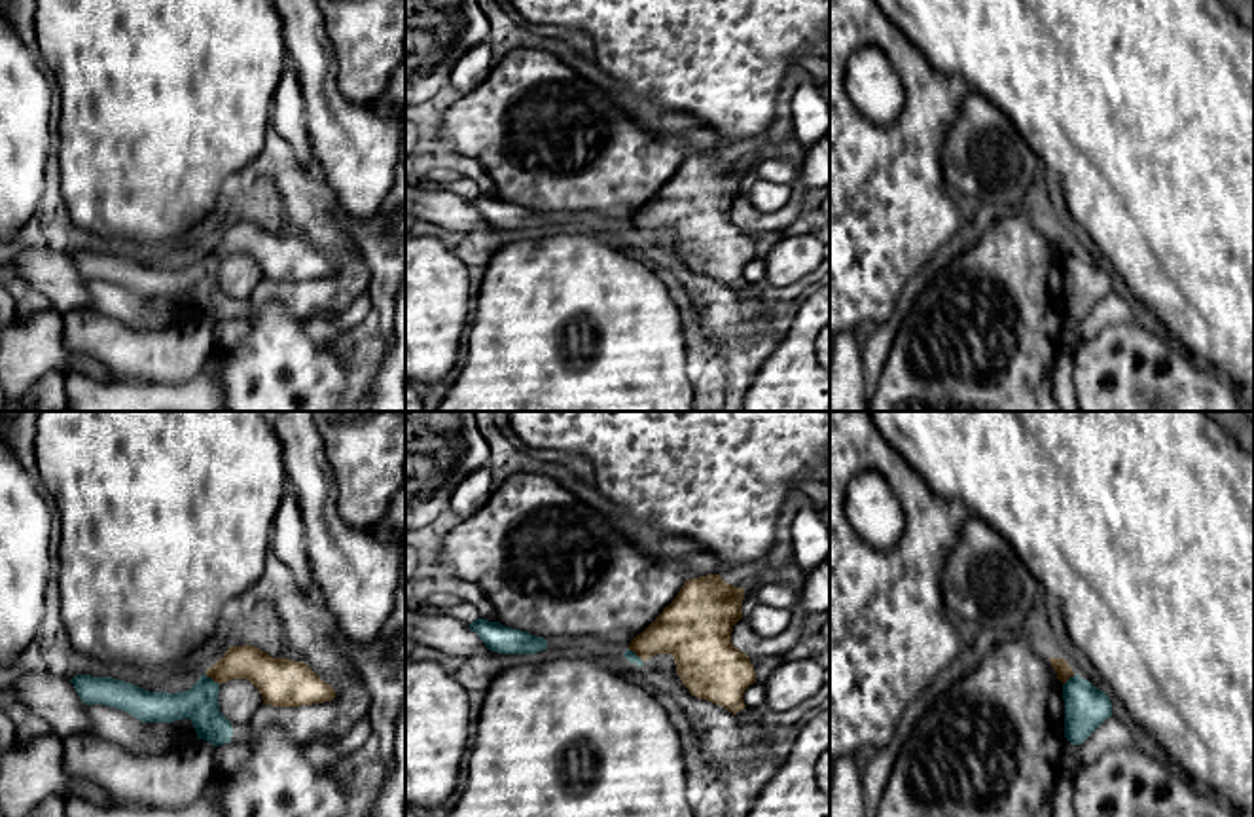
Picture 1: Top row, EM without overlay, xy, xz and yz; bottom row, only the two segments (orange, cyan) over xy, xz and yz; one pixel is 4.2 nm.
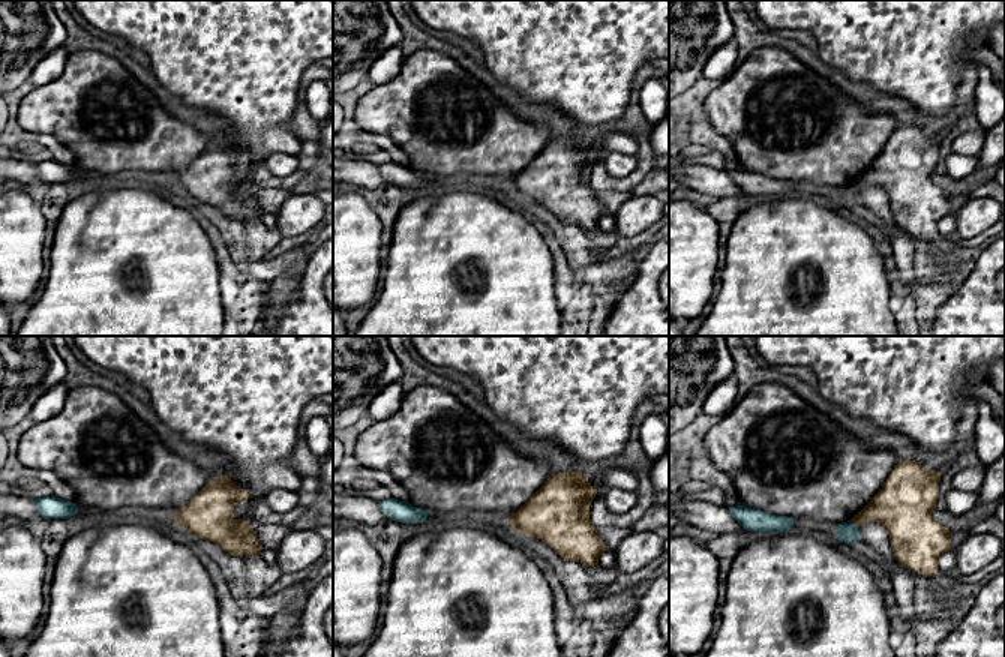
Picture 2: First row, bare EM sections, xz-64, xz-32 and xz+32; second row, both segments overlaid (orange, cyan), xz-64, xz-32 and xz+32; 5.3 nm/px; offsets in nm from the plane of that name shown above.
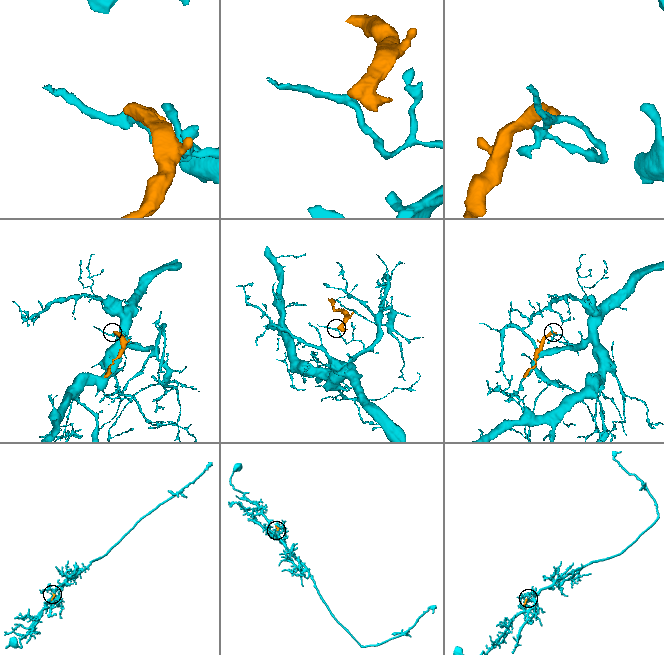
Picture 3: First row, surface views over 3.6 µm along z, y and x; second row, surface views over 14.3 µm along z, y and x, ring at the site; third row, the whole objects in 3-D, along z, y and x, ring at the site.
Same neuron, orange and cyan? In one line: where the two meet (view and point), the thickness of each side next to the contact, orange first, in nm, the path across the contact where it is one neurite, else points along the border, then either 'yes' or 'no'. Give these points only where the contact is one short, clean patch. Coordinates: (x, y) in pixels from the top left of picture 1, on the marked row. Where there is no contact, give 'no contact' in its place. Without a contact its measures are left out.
meets orange in xy at (213, 679); 160 nm thick on the orange side, 160 nm on the other; border along xy (205, 675), (218, 685); no

